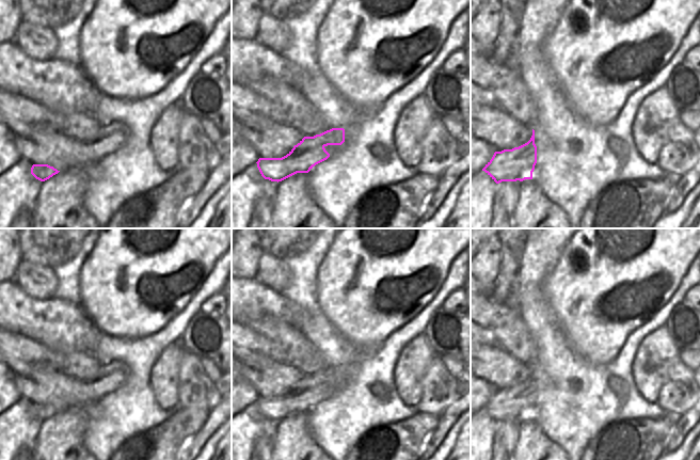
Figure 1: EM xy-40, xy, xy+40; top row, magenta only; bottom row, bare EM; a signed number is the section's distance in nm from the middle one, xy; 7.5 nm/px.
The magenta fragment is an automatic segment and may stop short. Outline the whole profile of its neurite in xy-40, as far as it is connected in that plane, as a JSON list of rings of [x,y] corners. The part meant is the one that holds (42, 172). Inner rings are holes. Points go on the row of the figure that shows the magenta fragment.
[[[33,164],[31,168],[31,174],[41,181],[49,179],[59,172],[60,171],[48,164]]]

